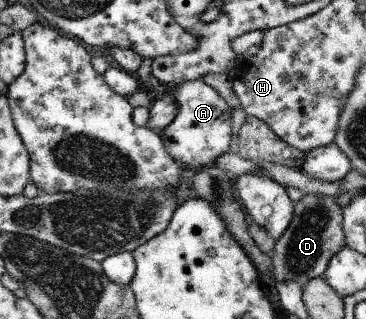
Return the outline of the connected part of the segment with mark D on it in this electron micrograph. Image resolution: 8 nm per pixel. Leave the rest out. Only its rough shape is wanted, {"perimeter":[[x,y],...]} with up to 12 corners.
{"perimeter":[[337,197],[294,205],[272,250],[278,282],[322,277],[345,245]]}

